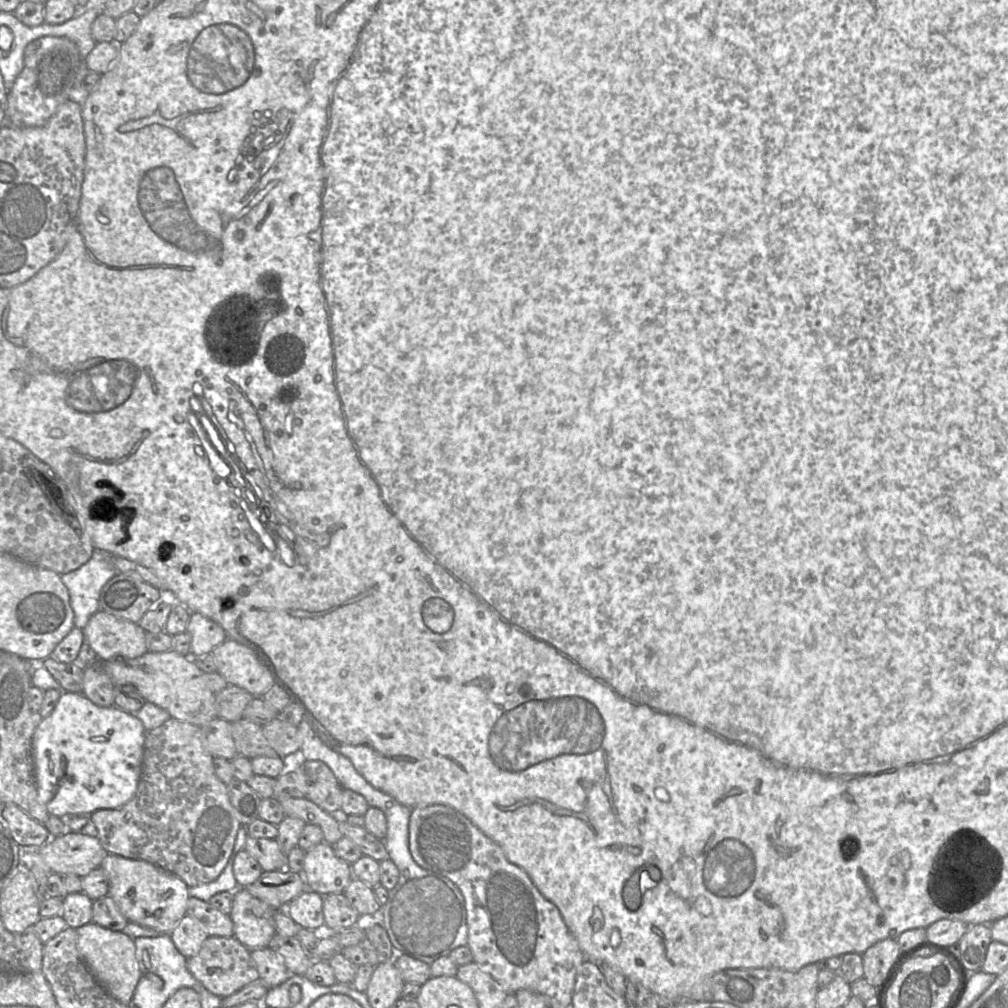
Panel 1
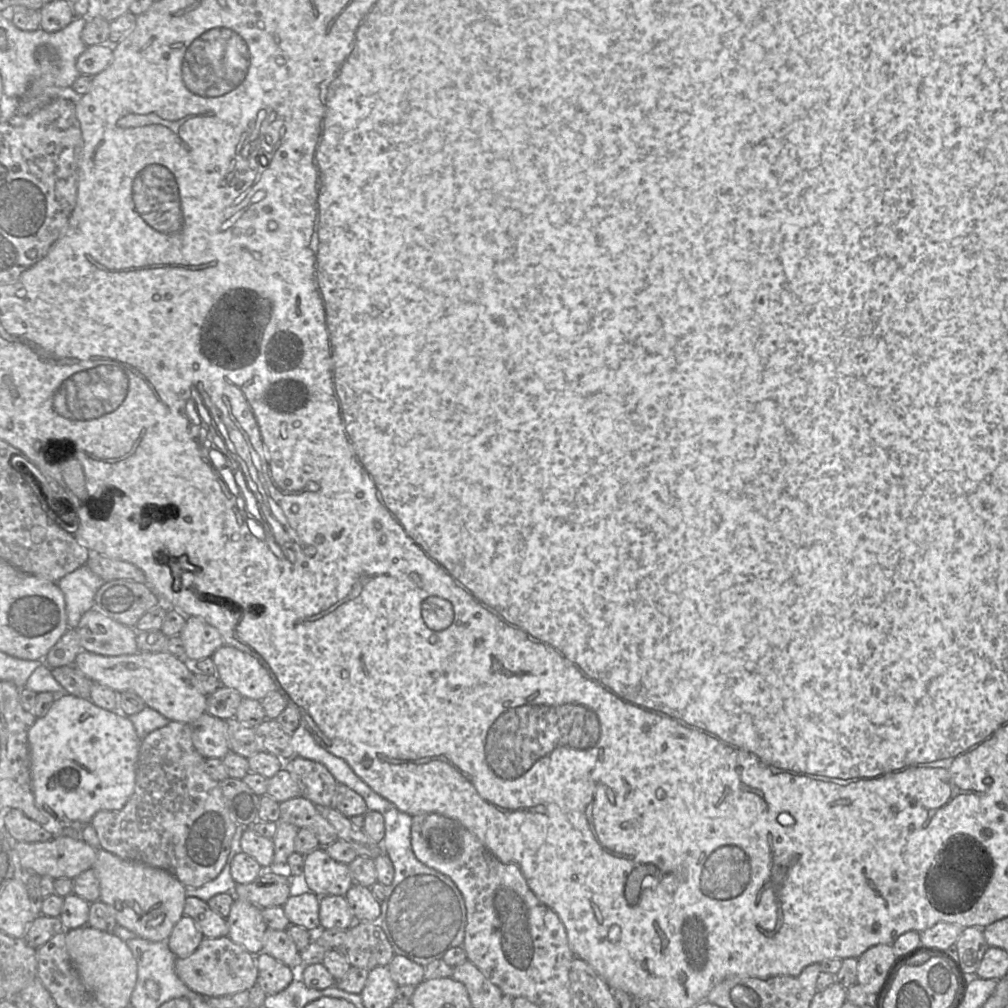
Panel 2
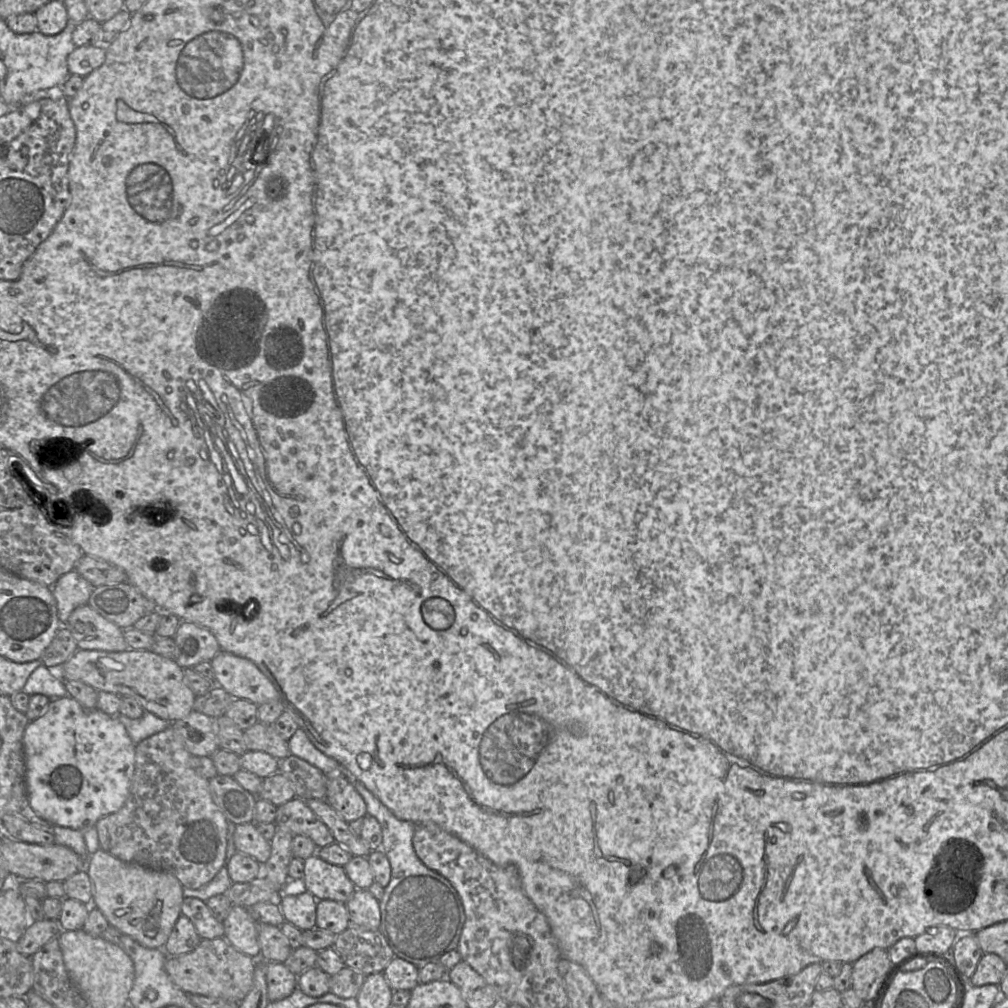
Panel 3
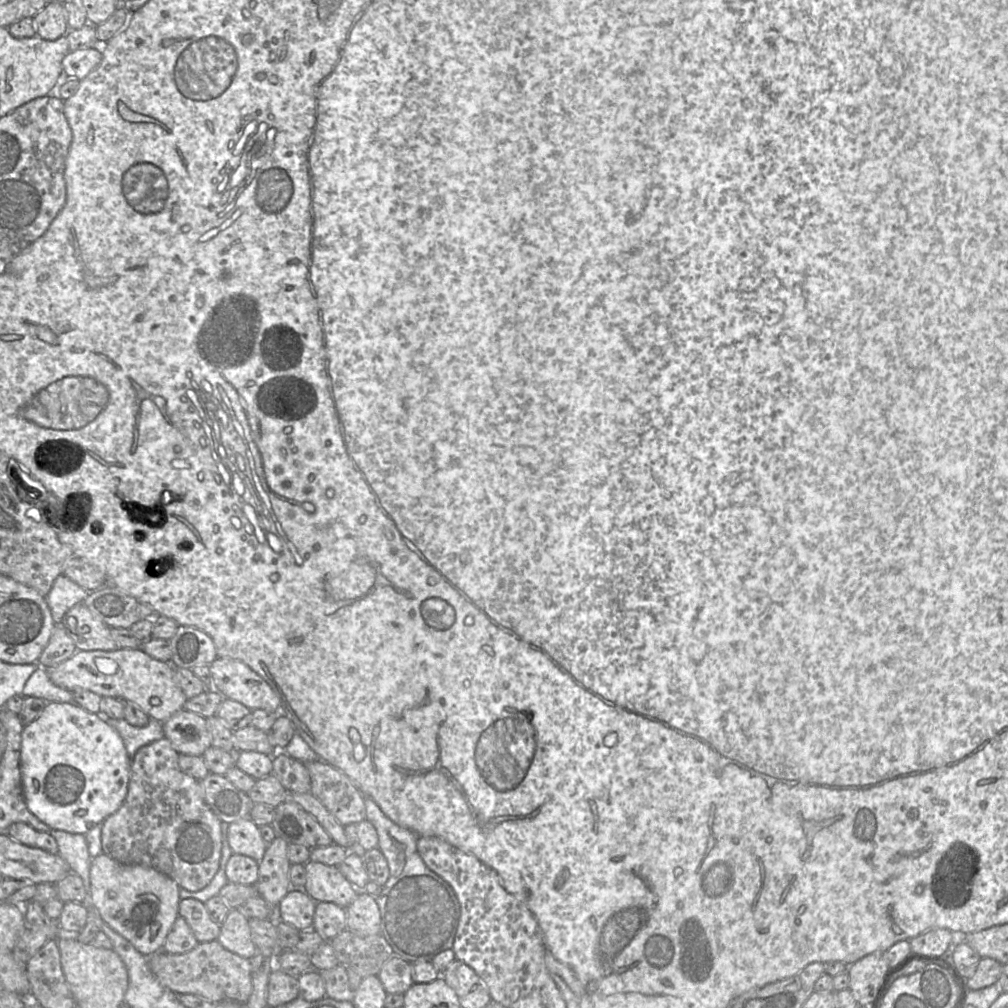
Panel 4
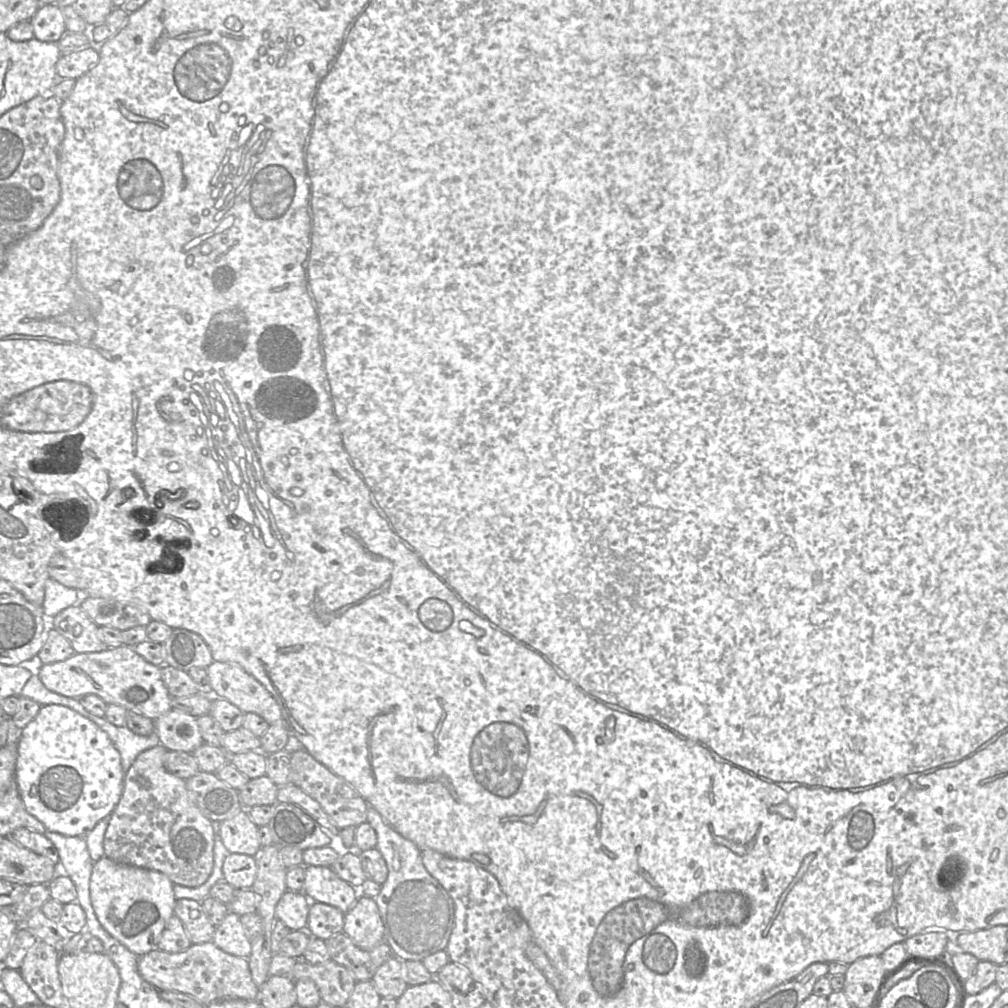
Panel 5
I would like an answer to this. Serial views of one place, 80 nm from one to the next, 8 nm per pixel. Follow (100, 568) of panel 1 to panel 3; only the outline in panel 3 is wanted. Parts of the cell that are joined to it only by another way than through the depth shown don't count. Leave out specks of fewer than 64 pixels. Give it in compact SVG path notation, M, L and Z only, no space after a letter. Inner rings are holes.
M75 570L62 575L52 586L52 593L57 602L58 617L62 626L79 606L88 603L95 587Z

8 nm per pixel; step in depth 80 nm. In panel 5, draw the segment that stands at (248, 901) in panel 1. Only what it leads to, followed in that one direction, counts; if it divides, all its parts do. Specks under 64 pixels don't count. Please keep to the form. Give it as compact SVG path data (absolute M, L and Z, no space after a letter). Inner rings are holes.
M233 911L226 914L215 929L213 943L226 953L248 958L251 954L251 940L248 938L240 916Z

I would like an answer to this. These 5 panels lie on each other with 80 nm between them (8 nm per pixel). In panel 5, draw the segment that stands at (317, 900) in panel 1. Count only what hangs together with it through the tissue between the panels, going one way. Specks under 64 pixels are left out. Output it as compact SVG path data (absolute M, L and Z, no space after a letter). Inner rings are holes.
M286 890L277 903L277 920L283 922L291 931L306 930L310 900L303 892Z

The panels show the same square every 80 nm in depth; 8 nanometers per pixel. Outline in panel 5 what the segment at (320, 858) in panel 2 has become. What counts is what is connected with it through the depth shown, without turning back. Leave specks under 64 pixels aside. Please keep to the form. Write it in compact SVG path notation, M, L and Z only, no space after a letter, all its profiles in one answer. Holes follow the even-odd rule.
M306 866L303 893L311 902L348 912L360 896L359 890L342 880L330 867Z

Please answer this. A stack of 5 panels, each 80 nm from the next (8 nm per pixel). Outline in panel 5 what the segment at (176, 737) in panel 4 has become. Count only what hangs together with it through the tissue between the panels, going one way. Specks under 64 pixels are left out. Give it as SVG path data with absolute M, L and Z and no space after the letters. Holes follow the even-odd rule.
M171 709L154 723L160 744L170 751L193 752L204 743L197 717Z

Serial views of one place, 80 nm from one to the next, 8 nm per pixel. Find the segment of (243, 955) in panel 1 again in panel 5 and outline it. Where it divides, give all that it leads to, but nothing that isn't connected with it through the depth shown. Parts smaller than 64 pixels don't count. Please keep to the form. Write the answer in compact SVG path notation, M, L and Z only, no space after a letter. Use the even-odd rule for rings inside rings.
M212 940L191 944L181 952L153 949L138 957L138 972L159 991L188 994L205 1007L222 999L258 1000L259 987L253 982L248 959L224 952Z

